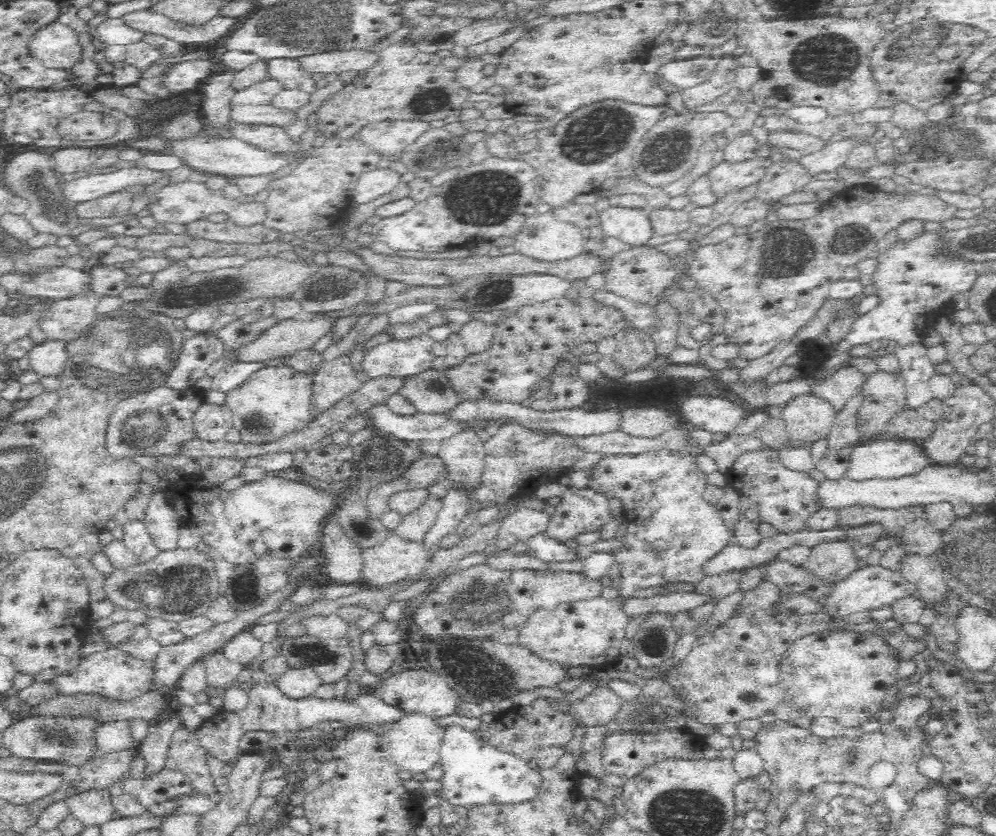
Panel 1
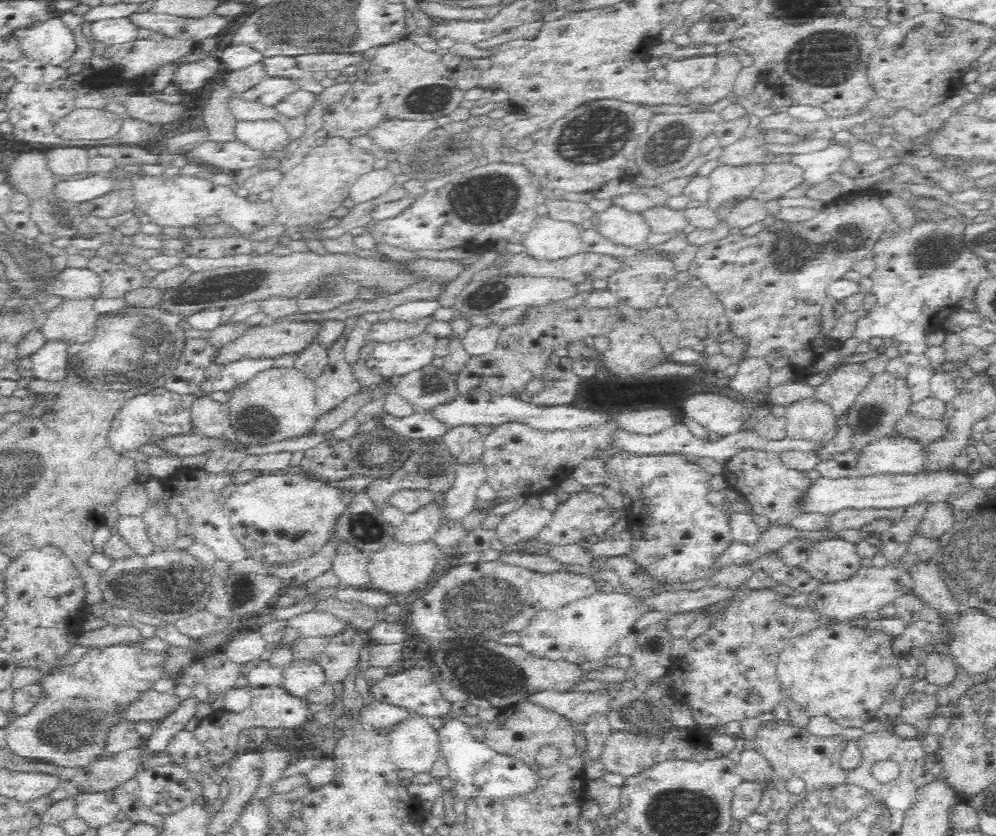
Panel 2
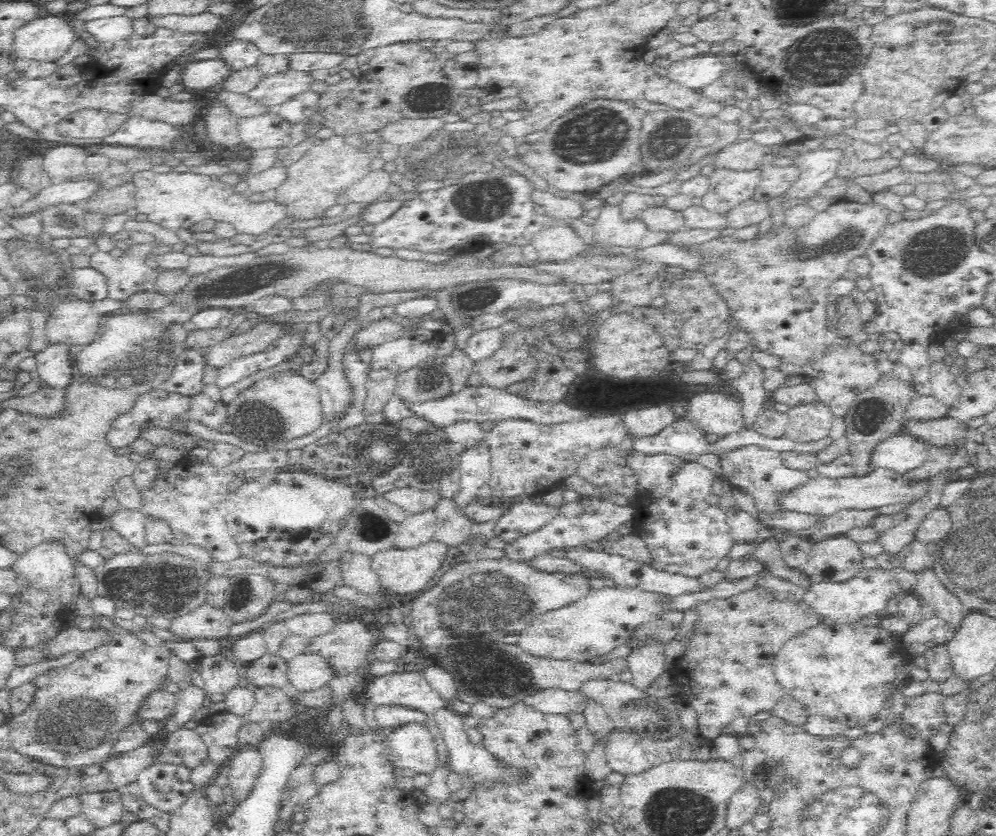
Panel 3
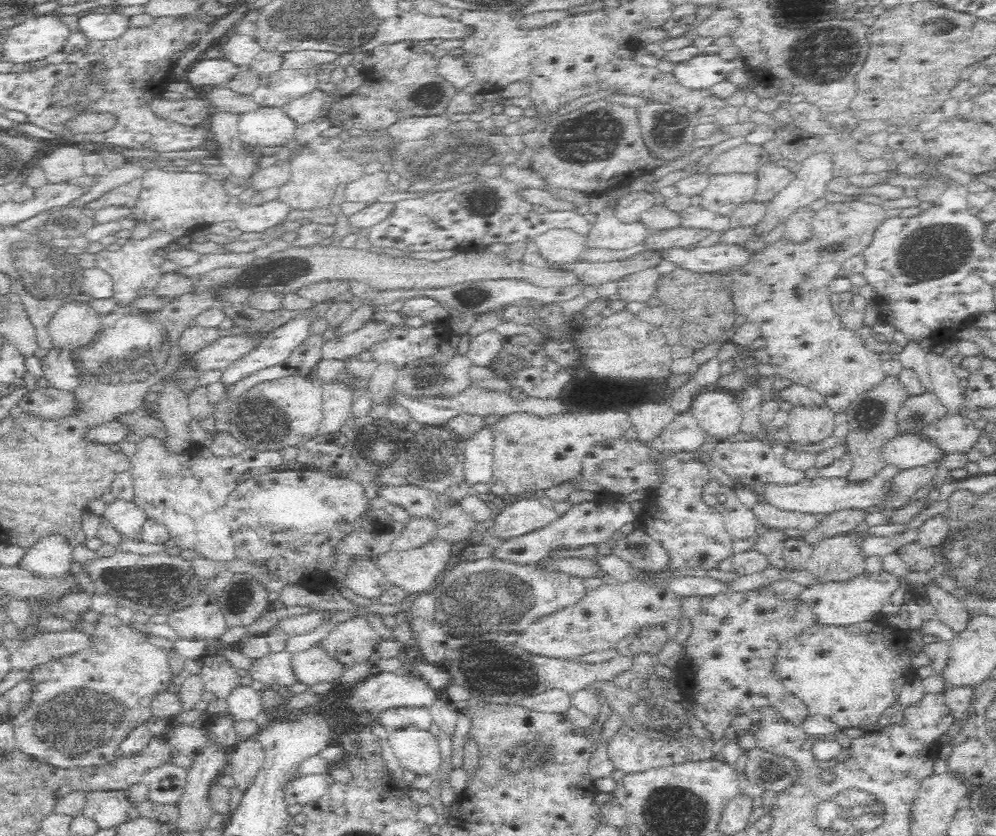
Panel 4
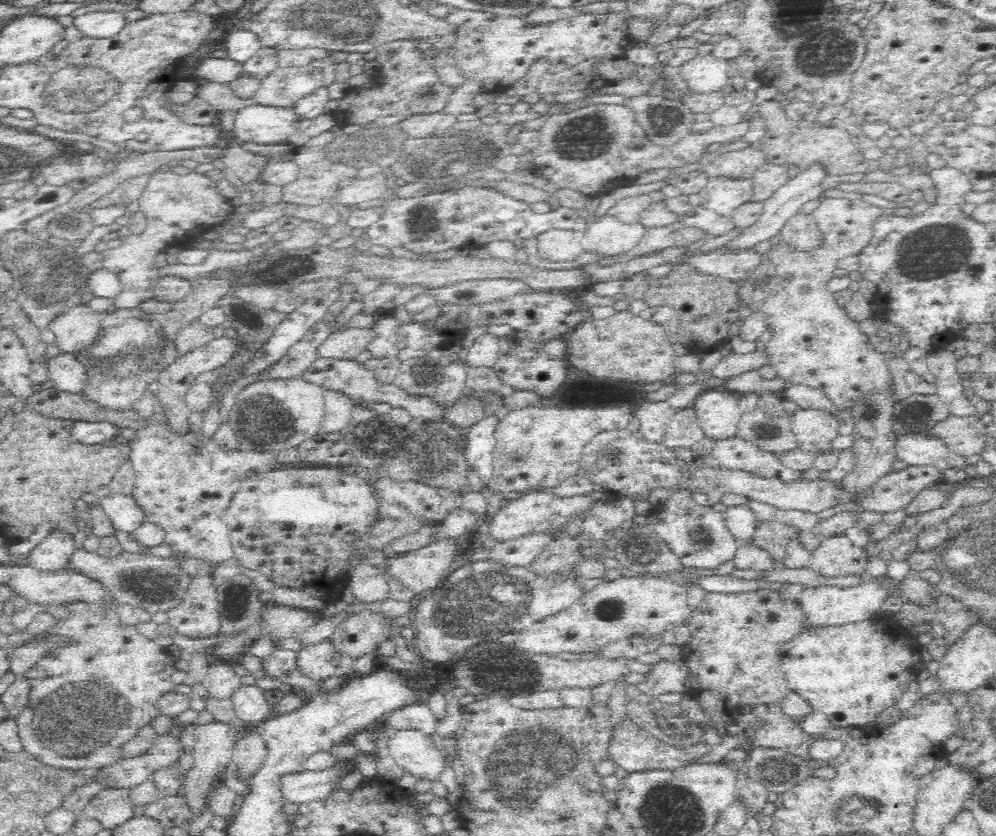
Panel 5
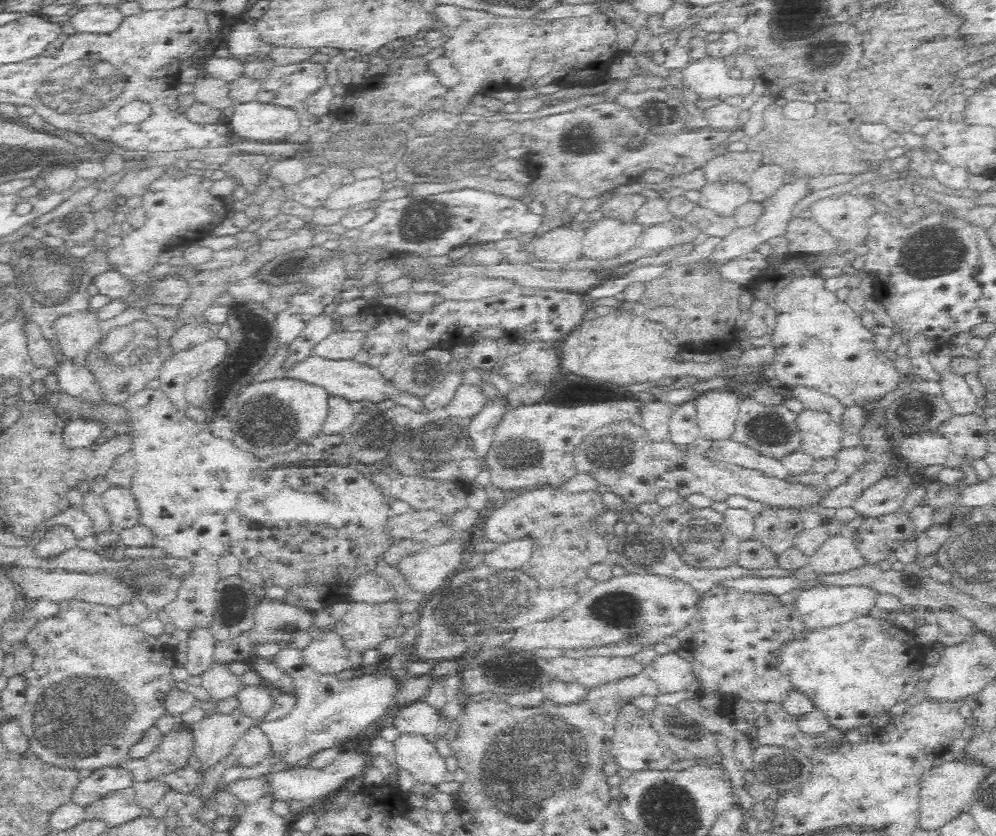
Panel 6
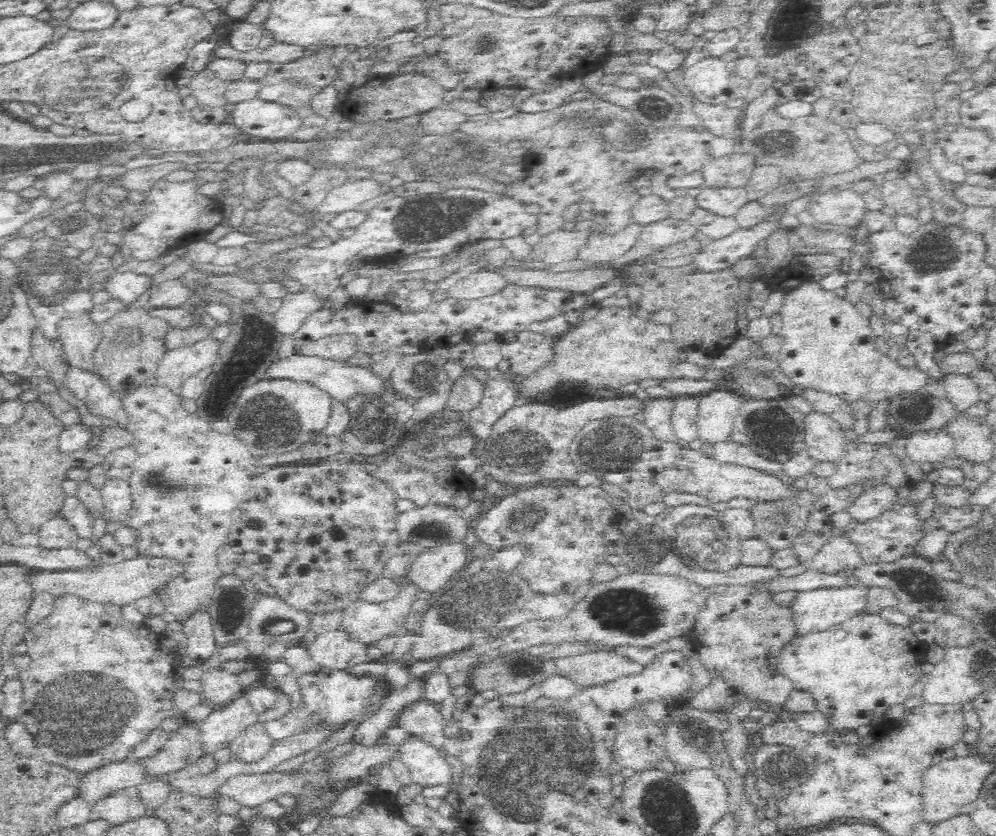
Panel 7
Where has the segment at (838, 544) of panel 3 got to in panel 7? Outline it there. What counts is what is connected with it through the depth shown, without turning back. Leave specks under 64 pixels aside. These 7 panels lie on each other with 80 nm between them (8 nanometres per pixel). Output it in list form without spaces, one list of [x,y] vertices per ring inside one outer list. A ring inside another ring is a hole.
[[[834,535],[814,555],[810,566],[826,574],[857,569],[862,563],[857,546],[849,535]]]

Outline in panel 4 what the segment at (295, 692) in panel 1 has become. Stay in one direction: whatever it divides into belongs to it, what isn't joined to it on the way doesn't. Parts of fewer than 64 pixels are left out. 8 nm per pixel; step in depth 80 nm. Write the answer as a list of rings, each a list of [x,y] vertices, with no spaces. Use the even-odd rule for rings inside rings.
[[[320,645],[309,650],[294,653],[292,667],[298,681],[305,685],[336,682],[348,670],[348,665],[334,659],[330,653]]]

